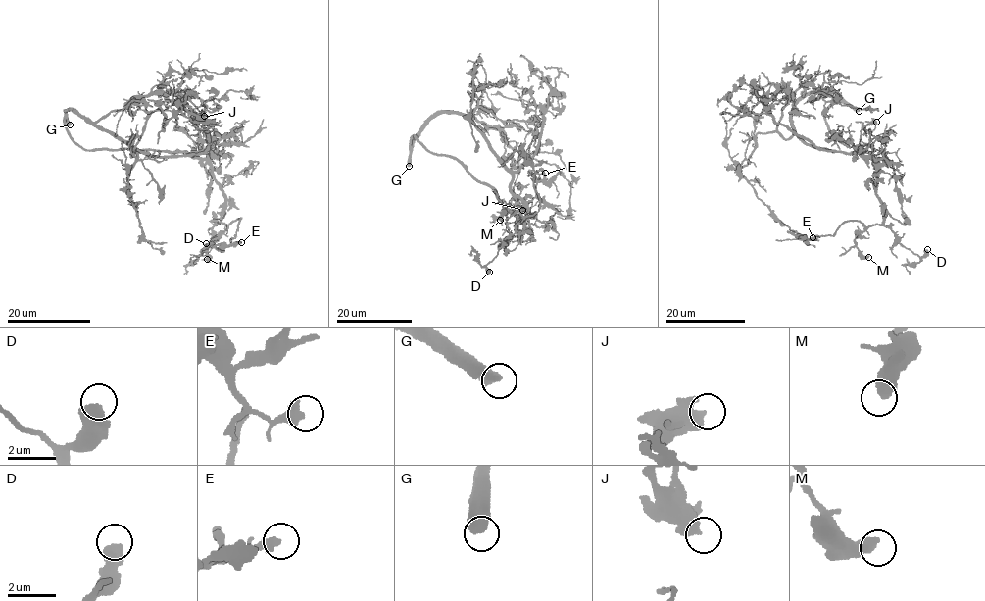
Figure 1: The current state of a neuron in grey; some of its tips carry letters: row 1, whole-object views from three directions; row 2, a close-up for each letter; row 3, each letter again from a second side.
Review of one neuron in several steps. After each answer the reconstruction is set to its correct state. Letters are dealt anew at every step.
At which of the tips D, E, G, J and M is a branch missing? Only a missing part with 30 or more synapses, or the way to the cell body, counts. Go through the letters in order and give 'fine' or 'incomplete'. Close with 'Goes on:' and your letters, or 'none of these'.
D: fine
E: fine
G: incomplete
J: fine
M: fine
Goes on: G

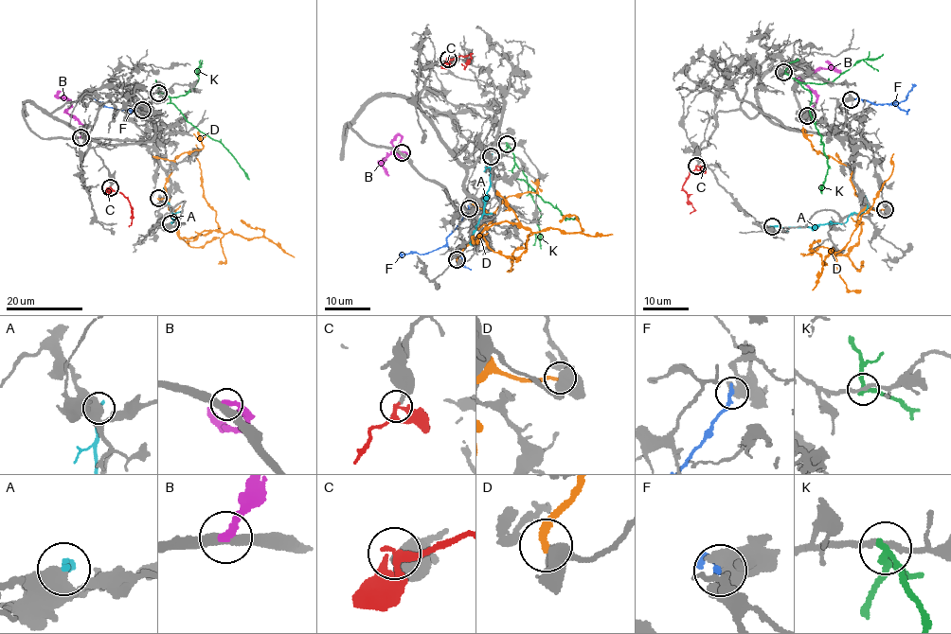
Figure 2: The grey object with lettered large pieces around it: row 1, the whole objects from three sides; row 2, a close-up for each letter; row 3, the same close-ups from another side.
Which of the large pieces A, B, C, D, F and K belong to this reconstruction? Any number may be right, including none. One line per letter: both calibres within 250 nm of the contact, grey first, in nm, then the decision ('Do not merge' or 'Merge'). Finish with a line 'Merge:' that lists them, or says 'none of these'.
A: Thickness 700 nm (grey) against 240 nm. Do not merge
B: Thickness 400 nm (grey) against 280 nm. Do not merge
C: Thickness 200 nm (grey) against 240 nm. Merge
D: Thickness 700 nm (grey) against 260 nm. Do not merge
F: Thickness 750 nm (grey) against 260 nm. Do not merge
K: Thickness 200 nm (grey) against 240 nm. Do not merge
Merge: C

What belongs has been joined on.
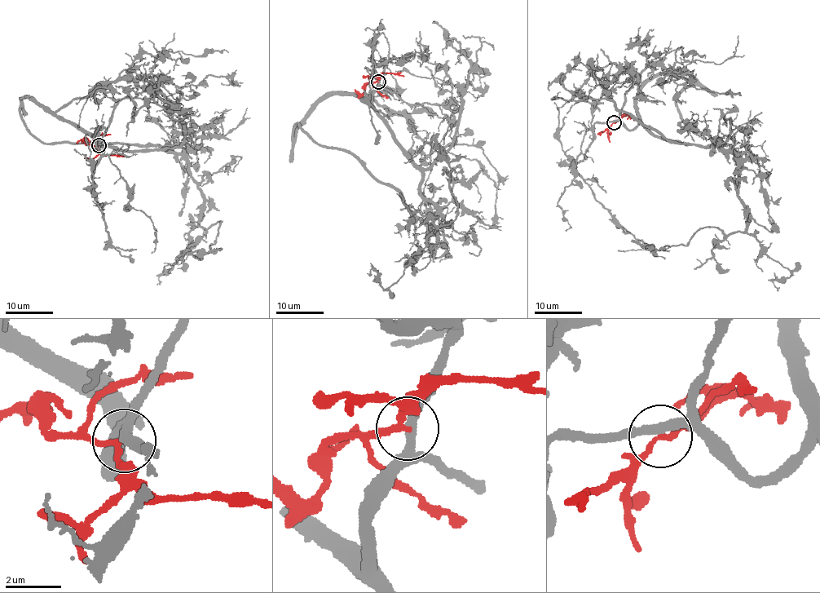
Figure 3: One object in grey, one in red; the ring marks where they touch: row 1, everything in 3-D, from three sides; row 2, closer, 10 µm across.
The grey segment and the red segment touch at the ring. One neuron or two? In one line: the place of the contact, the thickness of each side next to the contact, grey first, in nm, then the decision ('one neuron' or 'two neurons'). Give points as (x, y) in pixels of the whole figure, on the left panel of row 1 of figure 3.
place (99, 145); calibres 320 and 170 nm; two neurons

